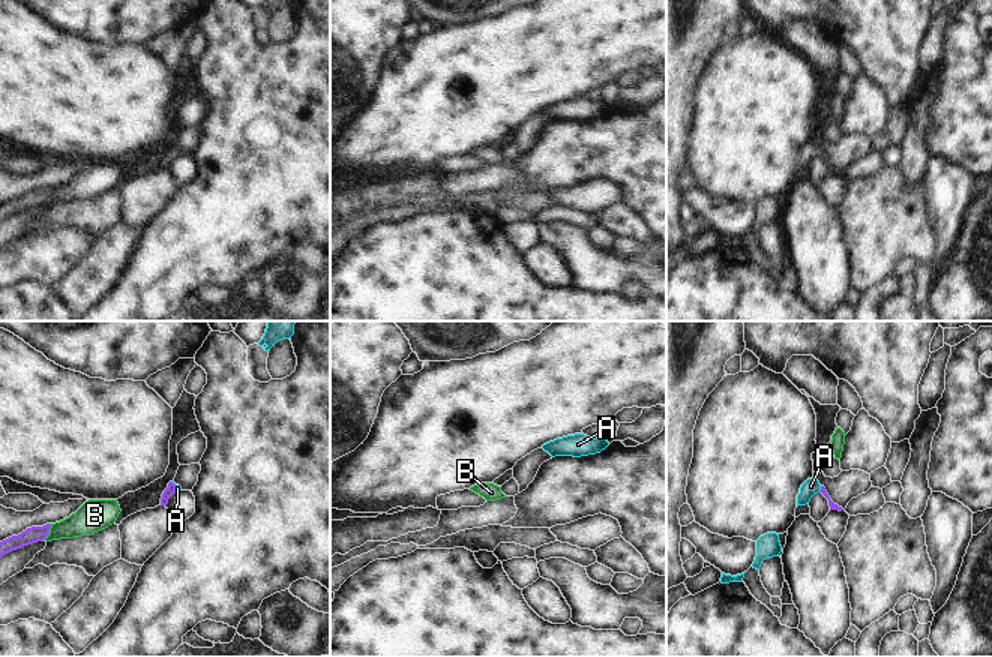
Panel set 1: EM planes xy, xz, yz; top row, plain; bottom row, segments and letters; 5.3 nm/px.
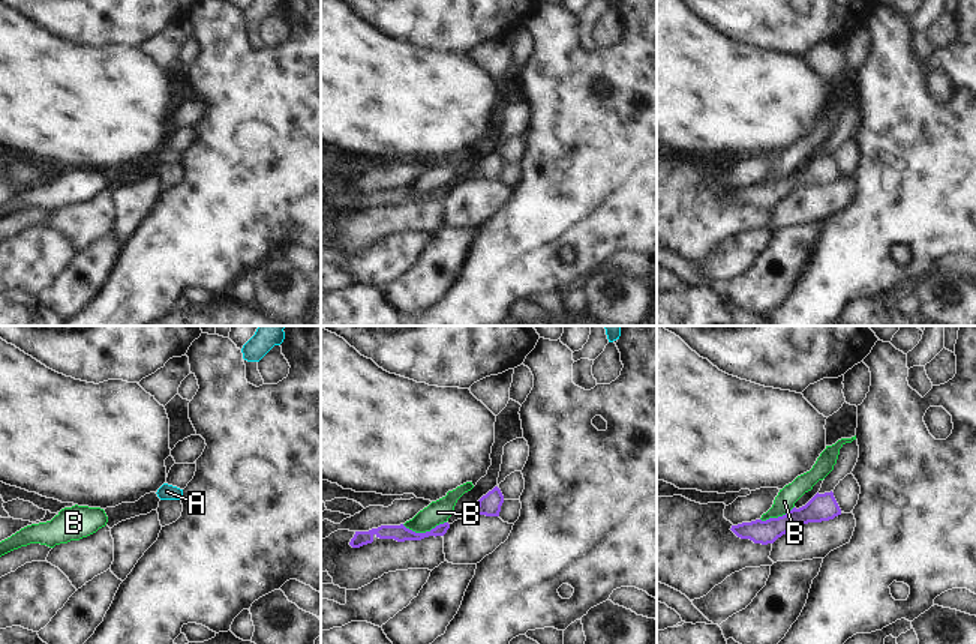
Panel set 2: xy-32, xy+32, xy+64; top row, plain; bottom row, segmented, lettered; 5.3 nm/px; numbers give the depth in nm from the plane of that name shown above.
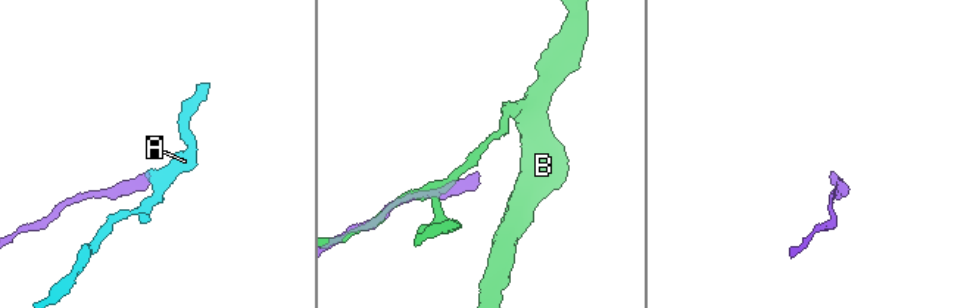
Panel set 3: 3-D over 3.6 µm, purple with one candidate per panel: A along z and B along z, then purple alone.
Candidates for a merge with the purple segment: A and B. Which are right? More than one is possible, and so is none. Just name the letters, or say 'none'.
A

